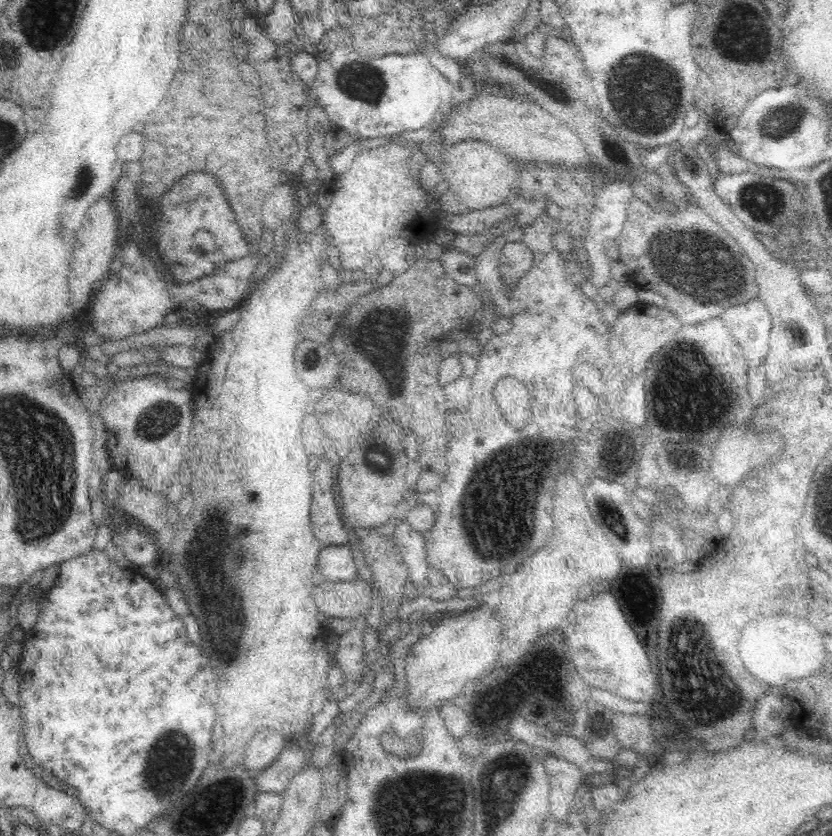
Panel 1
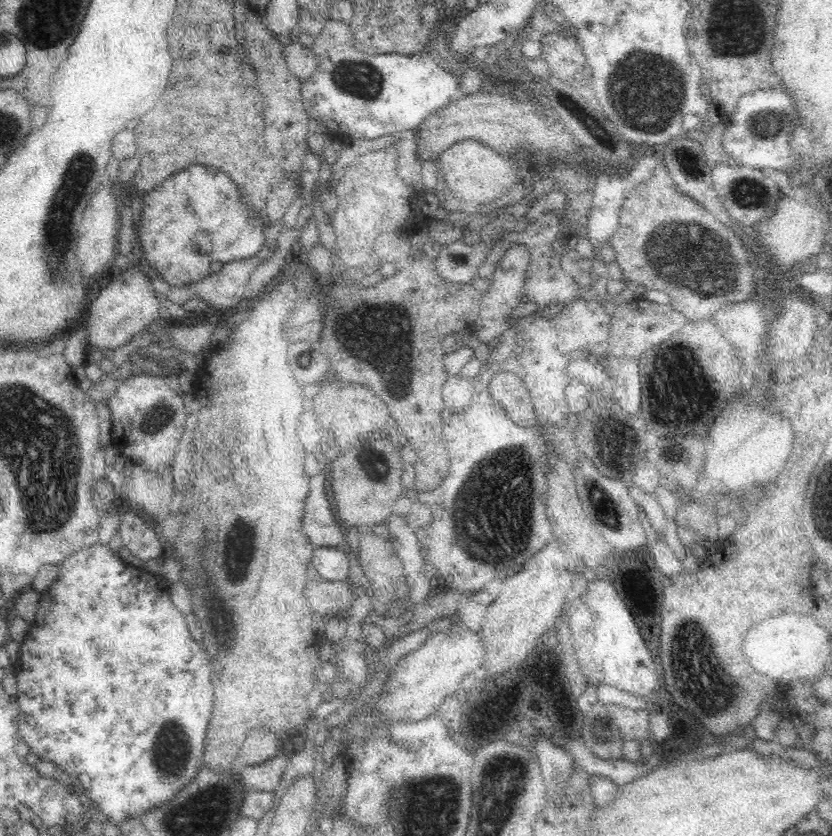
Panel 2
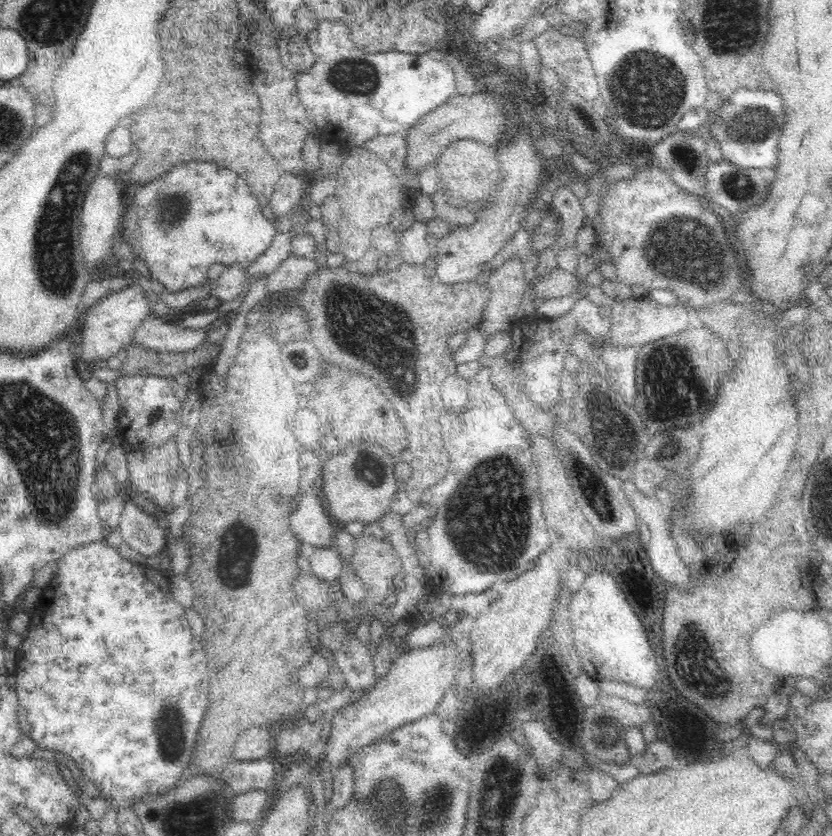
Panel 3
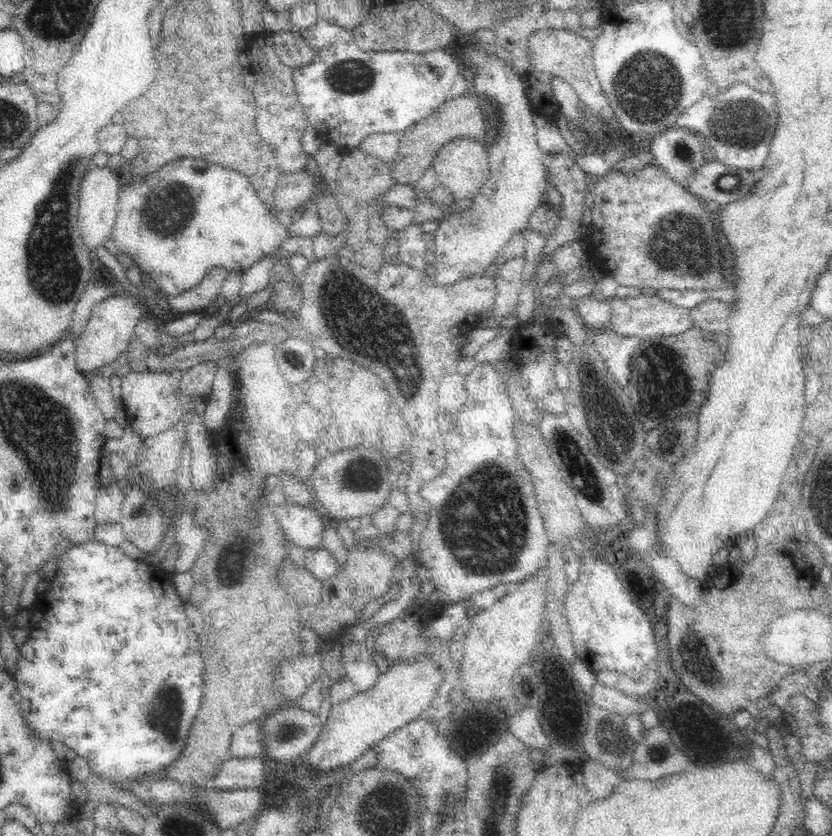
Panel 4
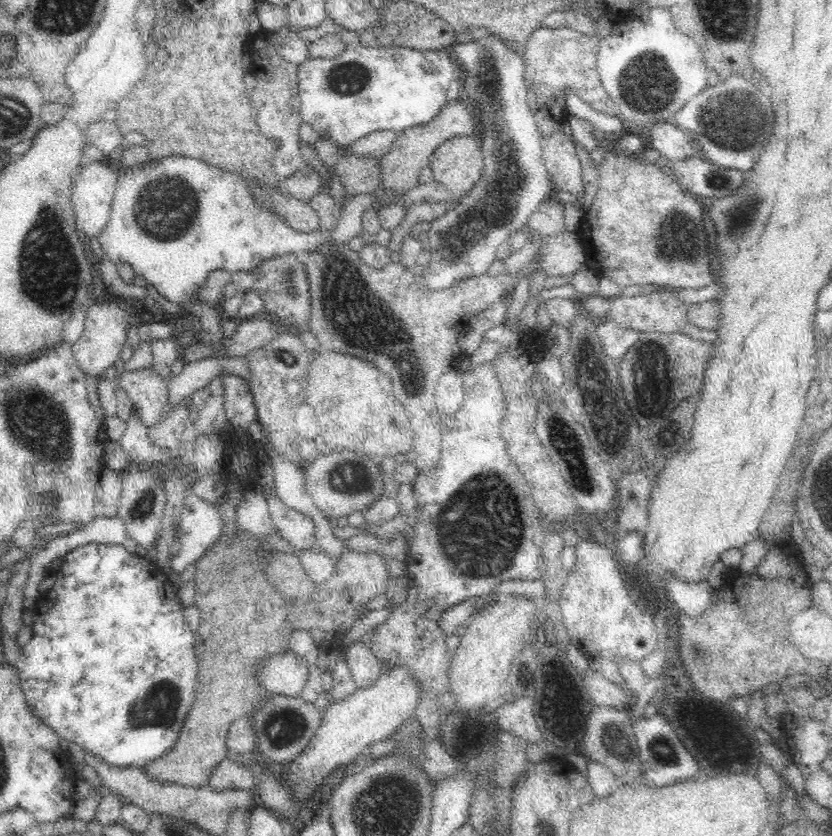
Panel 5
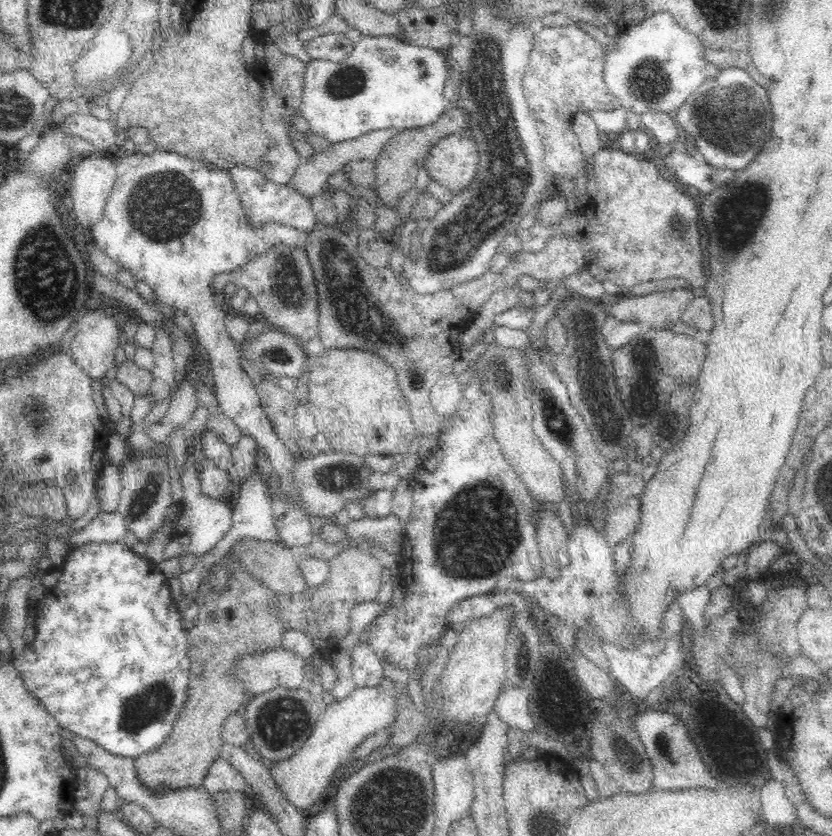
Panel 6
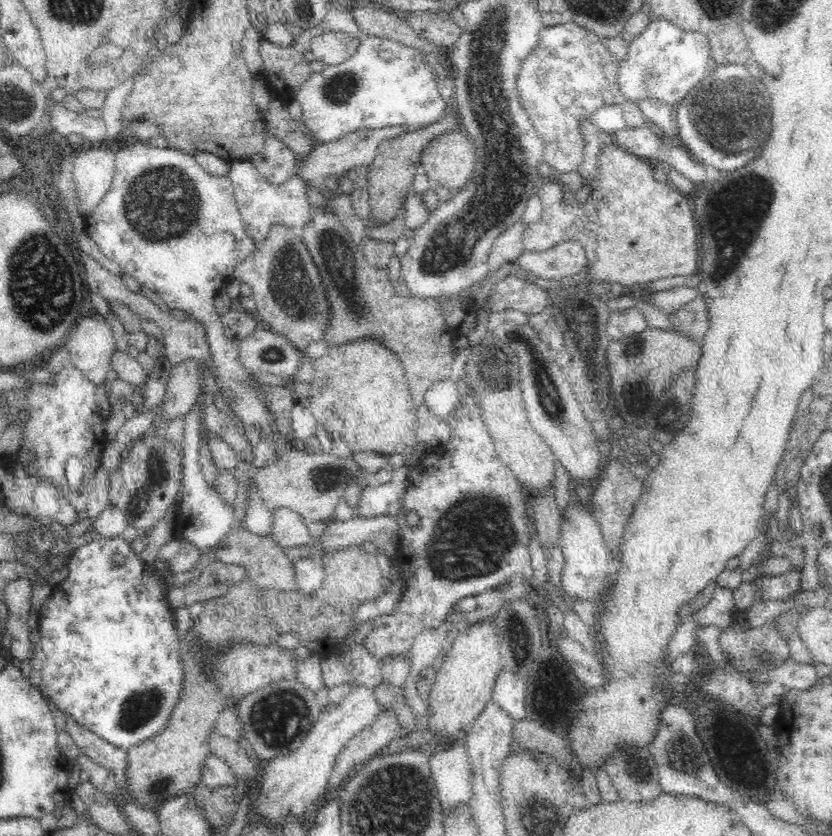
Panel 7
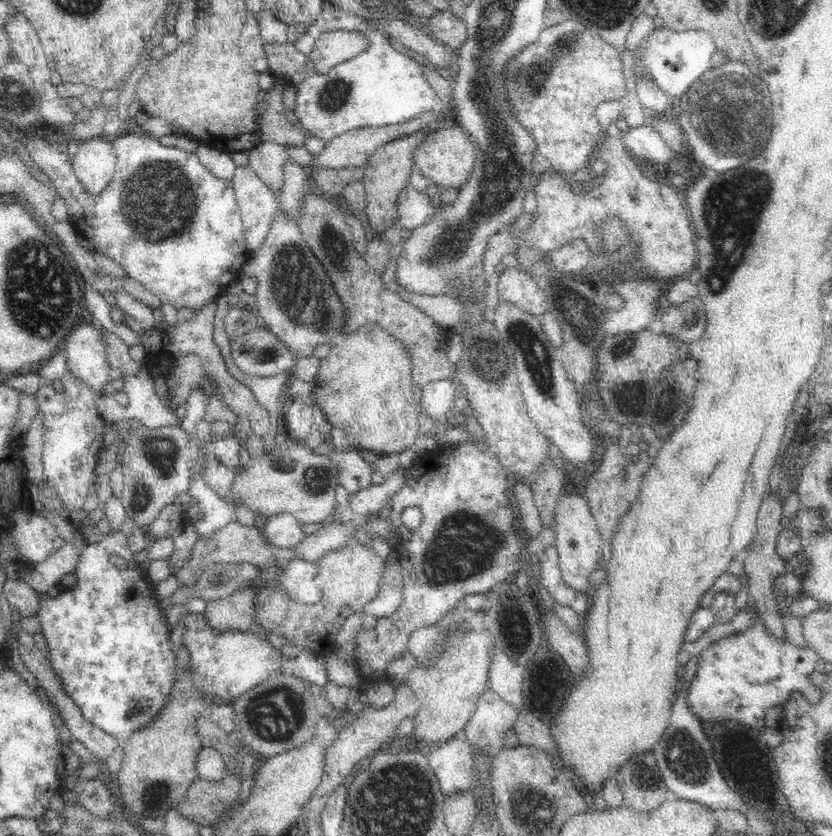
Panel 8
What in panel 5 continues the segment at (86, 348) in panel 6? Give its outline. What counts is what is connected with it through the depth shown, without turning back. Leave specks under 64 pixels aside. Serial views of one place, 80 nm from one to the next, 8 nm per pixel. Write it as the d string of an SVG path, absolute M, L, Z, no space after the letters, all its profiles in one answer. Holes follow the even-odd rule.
M115 296L111 300L88 305L84 328L80 338L73 344L74 358L77 365L88 375L104 376L108 367L113 366L120 357L120 352L126 344L126 331L131 327L129 318L136 312L126 310L121 304L121 298Z

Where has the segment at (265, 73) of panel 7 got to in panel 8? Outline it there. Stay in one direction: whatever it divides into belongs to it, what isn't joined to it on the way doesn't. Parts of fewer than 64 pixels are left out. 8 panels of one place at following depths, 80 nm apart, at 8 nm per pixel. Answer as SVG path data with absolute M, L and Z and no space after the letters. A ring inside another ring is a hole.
M264 43L264 52L268 63L267 71L274 76L290 76L302 70L308 57L300 52L293 43Z

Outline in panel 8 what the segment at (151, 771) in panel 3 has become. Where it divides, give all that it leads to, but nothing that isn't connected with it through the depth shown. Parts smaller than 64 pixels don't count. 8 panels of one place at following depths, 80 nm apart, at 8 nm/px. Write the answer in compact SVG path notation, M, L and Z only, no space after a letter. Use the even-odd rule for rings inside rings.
M112 531L106 536L102 537L97 543L87 544L85 549L81 552L78 564L75 566L74 574L76 574L76 582L70 585L61 595L51 595L47 604L41 603L38 608L37 616L40 619L41 634L46 639L48 644L48 652L46 652L45 658L49 662L52 671L60 677L62 685L64 685L64 691L78 706L82 716L94 727L99 726L106 734L114 737L115 739L124 743L126 738L130 734L134 734L136 730L140 728L146 728L146 724L150 724L158 714L160 710L164 708L164 704L168 702L170 698L170 692L173 690L173 685L178 678L176 670L176 652L172 648L171 644L171 629L169 628L167 619L163 610L159 610L159 600L154 596L155 583L150 580L146 570L139 566L140 557L138 554L134 554L132 549L128 546L126 531ZM112 556L120 556L127 562L127 568L118 568L116 564L110 562Z

